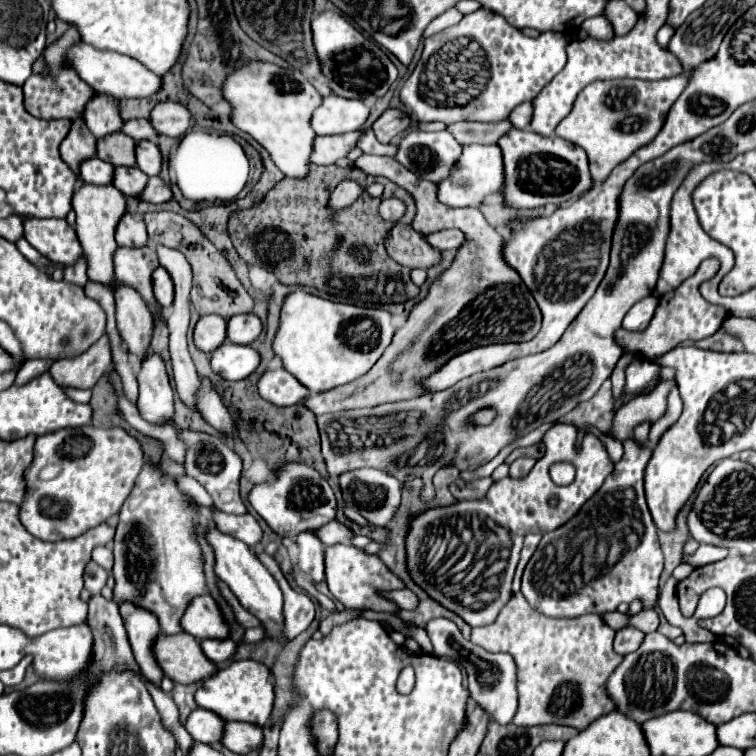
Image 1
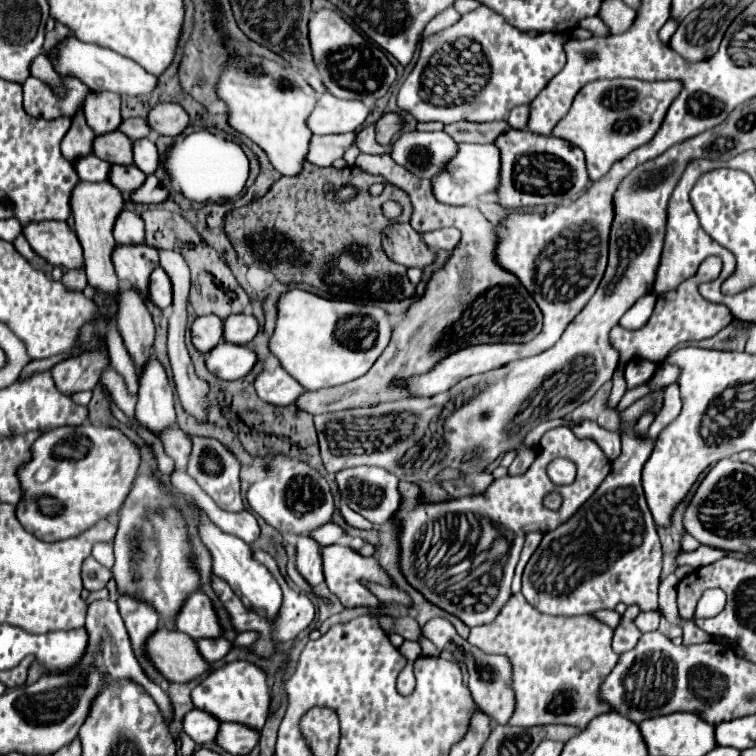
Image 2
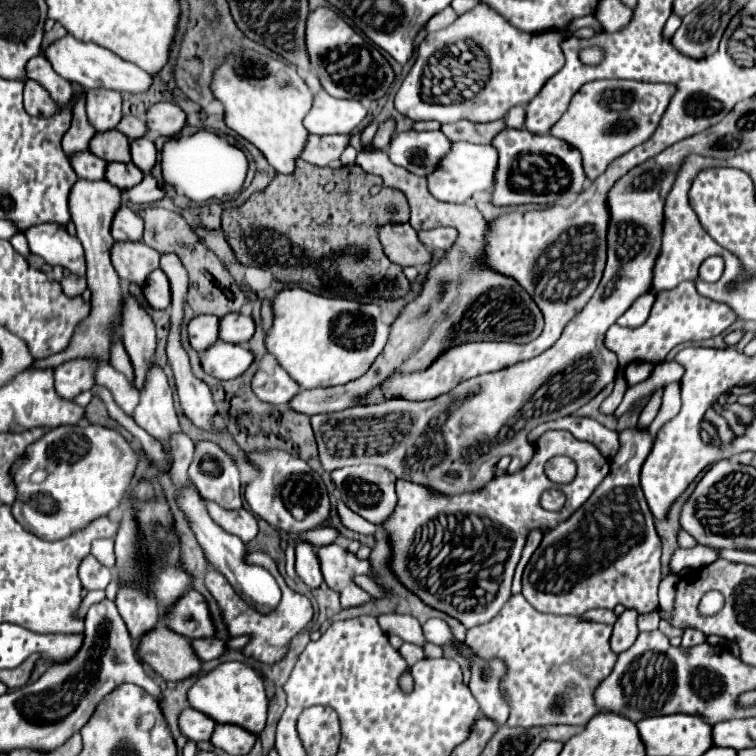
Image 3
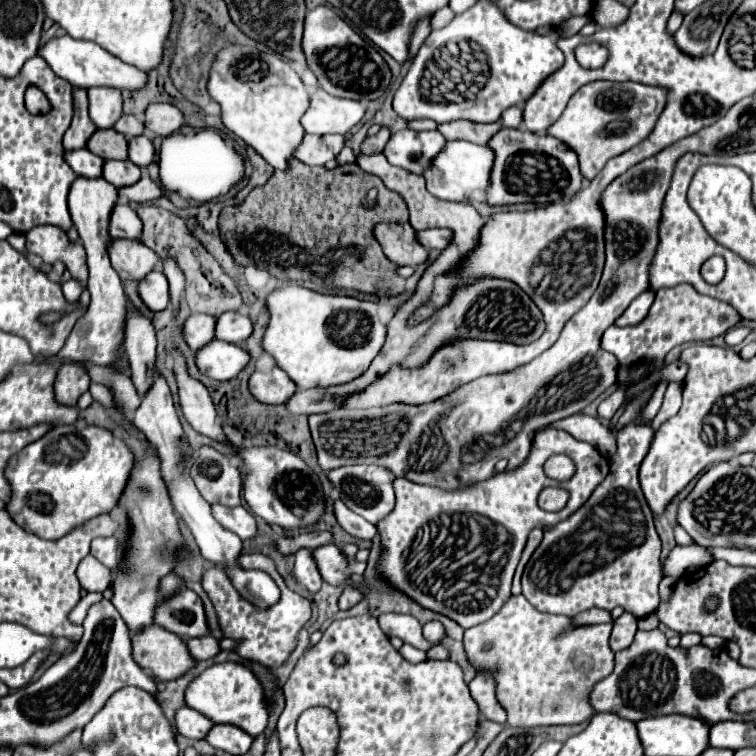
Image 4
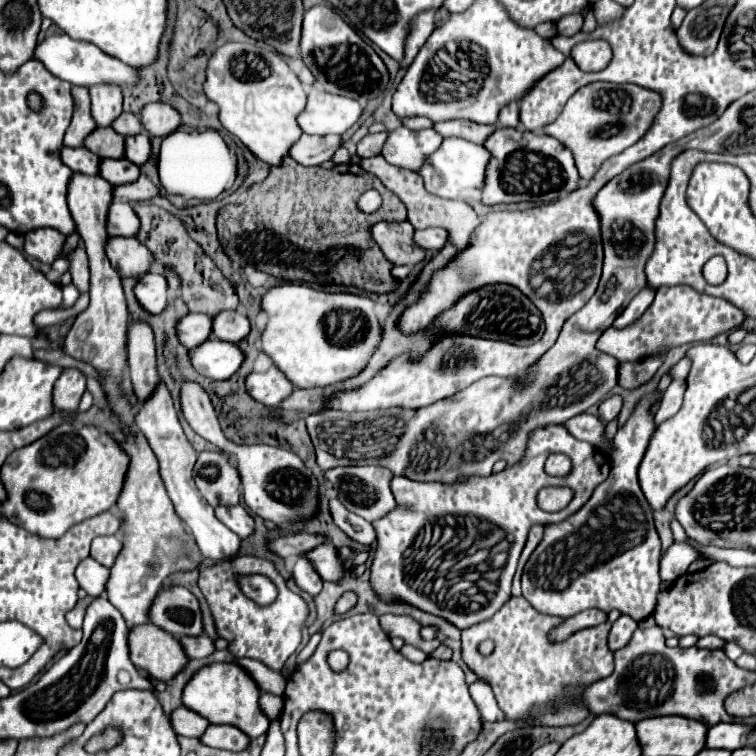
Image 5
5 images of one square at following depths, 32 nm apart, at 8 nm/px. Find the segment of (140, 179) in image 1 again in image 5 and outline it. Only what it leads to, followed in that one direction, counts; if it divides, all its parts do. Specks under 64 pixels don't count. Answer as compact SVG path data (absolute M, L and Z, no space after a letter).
M106 158L100 164L100 176L108 180L112 186L120 186L120 184L130 184L132 180L136 180L140 176L140 168L126 158L122 160Z

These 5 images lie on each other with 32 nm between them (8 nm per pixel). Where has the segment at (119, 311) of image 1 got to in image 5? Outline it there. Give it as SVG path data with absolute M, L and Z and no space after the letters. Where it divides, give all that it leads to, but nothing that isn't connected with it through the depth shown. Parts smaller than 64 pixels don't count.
M130 320L128 326L128 368L134 392L144 402L156 388L160 376L156 372L156 340L148 322Z

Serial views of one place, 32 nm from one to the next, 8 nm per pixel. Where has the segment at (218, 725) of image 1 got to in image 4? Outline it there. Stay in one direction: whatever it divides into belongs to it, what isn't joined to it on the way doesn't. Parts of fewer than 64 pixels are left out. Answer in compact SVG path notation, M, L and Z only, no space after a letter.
M180 708L176 714L176 728L182 736L192 738L192 740L204 740L212 728L212 720L206 716L200 716L200 712L192 708Z

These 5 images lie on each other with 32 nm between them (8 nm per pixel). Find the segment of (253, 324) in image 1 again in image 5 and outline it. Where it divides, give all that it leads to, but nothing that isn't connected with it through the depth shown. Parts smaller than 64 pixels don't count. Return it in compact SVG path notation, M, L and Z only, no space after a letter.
M220 312L214 316L212 334L218 340L240 344L250 334L250 320L240 312Z

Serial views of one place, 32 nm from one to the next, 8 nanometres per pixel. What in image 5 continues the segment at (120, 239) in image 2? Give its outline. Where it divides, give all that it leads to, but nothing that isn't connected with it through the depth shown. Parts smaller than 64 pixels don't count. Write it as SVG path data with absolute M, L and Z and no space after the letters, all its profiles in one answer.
M112 202L108 212L108 234L110 236L138 236L140 220L130 204Z

